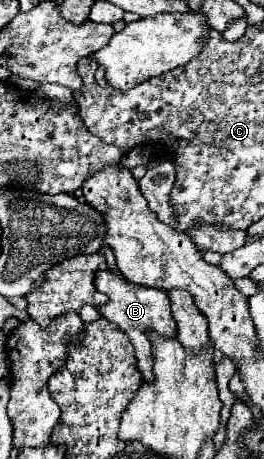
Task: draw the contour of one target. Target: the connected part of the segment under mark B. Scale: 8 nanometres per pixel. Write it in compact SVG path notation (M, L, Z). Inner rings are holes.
M102 272L102 274L98 274L96 276L96 290L108 294L108 298L110 298L110 302L100 308L102 316L106 320L114 322L118 326L118 330L122 330L128 336L128 340L134 346L136 360L138 360L138 370L142 372L142 378L146 382L154 382L154 372L152 372L154 356L152 356L152 344L150 344L148 330L152 330L152 332L156 332L158 336L164 336L164 338L176 338L178 336L176 320L172 318L172 312L170 312L168 294L164 290L158 290L158 288L134 286L134 284L126 282L116 272Z

